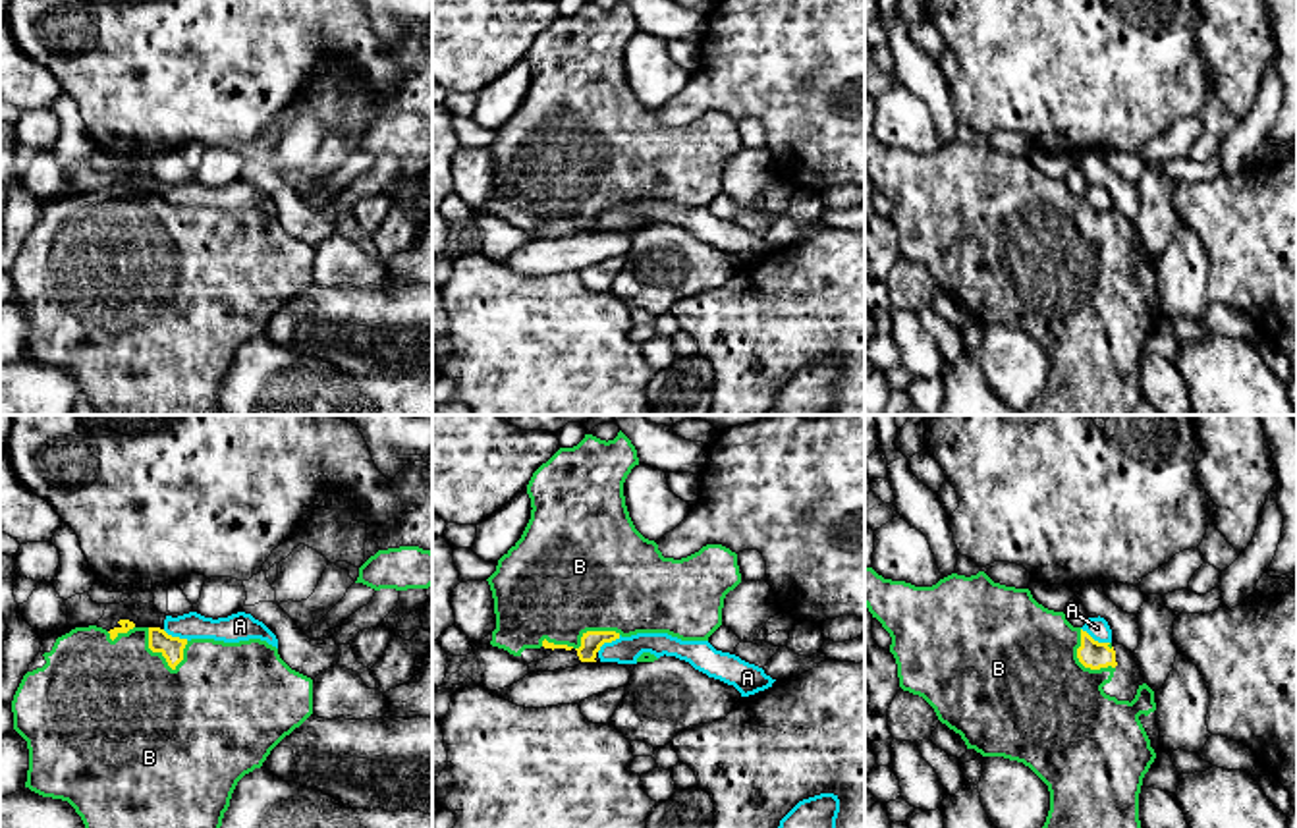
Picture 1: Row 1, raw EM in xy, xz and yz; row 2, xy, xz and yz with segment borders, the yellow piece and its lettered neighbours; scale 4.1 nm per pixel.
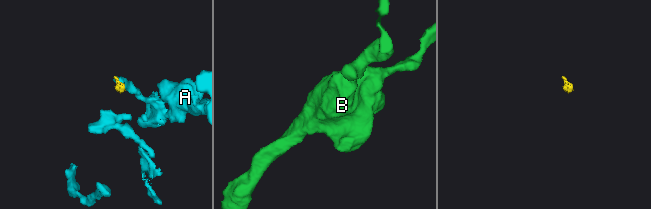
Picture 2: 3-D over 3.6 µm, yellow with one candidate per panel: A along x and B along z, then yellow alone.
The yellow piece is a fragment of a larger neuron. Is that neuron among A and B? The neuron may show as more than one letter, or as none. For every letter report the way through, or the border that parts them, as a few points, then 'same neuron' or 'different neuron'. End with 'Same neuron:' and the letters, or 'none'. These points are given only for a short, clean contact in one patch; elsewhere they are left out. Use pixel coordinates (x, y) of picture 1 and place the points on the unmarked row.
A: along yz (1081, 195), (1095, 207), (1108, 211) | different neuron
B: across xz (591, 209), (581, 211), (581, 180), (560, 155) | same neuron
Same neuron: B

